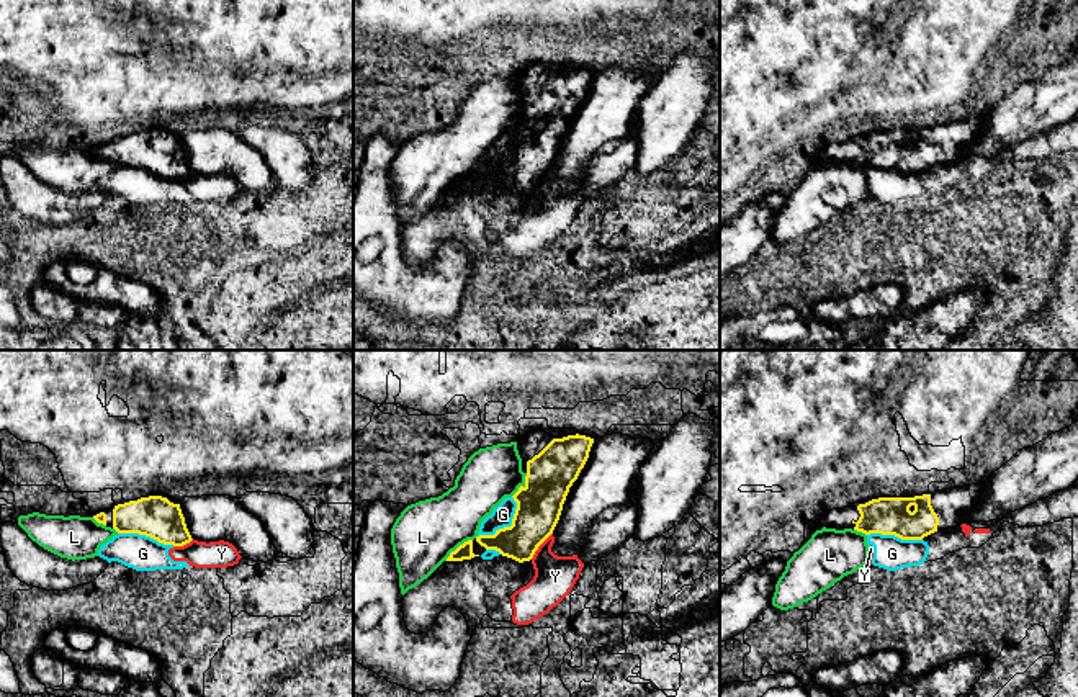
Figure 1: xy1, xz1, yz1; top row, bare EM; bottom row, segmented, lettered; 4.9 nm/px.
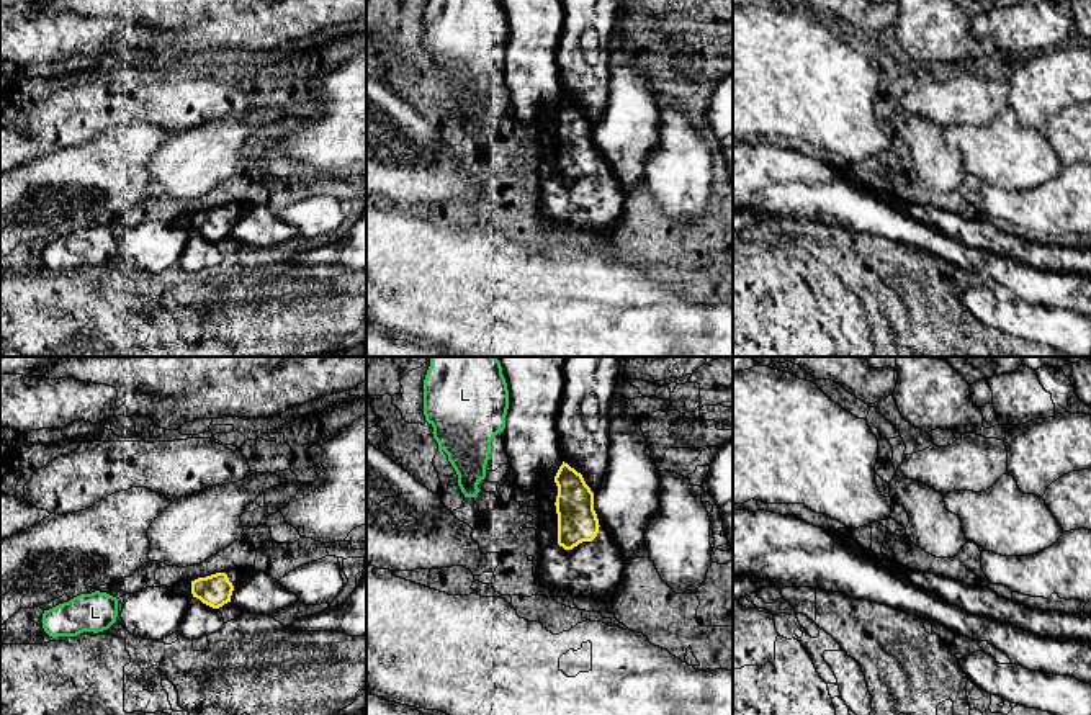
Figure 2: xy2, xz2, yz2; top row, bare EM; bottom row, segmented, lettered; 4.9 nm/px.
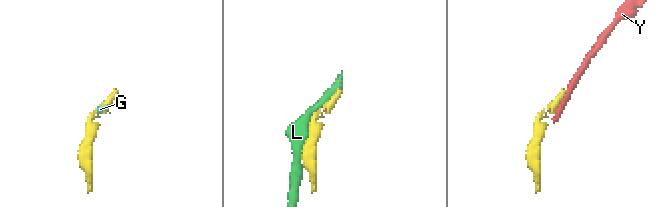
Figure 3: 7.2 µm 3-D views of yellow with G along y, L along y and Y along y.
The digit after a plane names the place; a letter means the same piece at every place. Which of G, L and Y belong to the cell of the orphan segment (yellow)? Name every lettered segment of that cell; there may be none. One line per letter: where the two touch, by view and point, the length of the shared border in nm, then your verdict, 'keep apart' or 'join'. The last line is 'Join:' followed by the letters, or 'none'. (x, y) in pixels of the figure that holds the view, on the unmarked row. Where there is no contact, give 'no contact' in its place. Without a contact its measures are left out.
G: contact xz1 (507, 161); length 260 nm; keep apart
L: contact xz1 (458, 180); length 170 nm; keep apart
Y: contact xz1 (540, 177); length 170 nm; keep apart
Join: none

